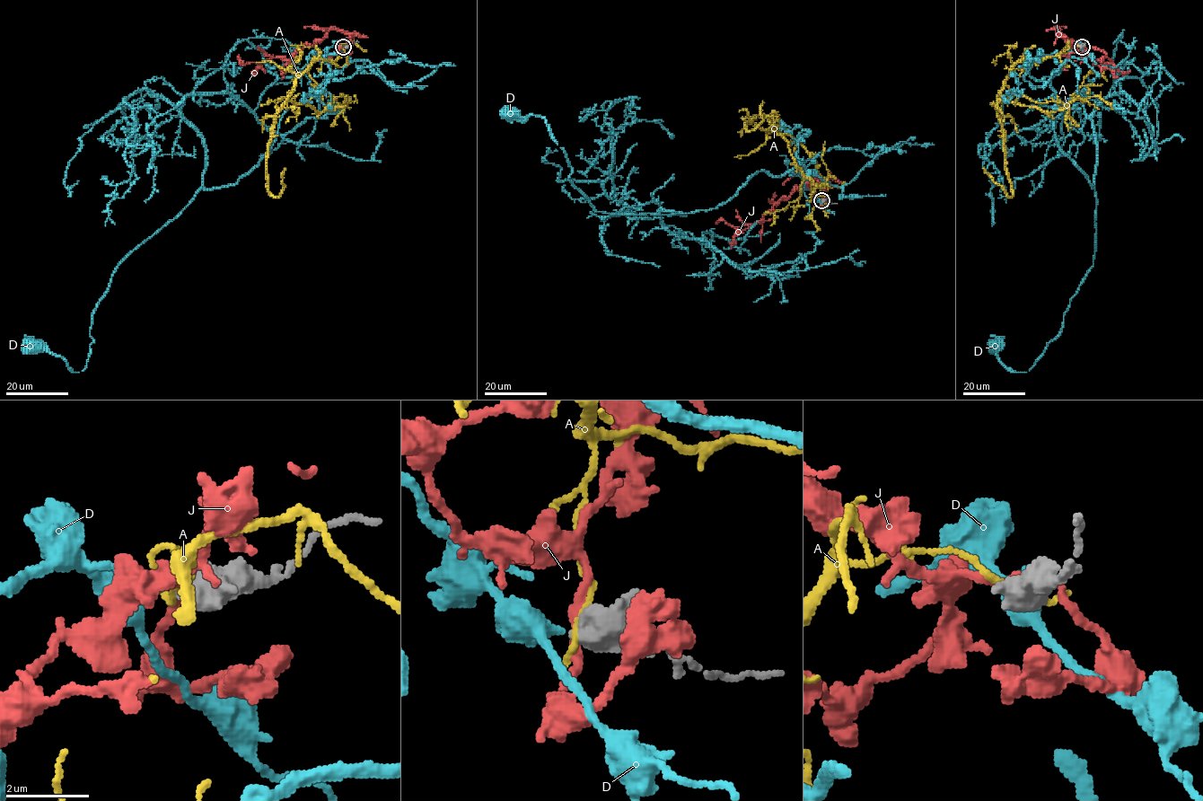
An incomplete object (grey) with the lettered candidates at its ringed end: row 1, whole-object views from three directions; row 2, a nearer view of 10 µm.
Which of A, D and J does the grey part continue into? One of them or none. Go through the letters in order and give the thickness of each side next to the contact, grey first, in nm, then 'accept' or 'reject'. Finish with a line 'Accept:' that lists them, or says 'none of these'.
A: calibres 750 and 110 nm; reject
D: calibres 600 and 360 nm; accept
J: calibres 750 and 220 nm; reject
Accept: D

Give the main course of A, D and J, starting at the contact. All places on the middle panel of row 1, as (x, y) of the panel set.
A: (822, 200), (823, 178), (816, 162), (768, 118), (786, 142), (803, 182), (800, 196), (775, 212), (769, 225)
D: (821, 200), (798, 168), (758, 171), (706, 210), (596, 211), (568, 180), (542, 118), (508, 112)
J: (822, 200), (828, 180), (807, 174), (789, 196), (743, 230), (722, 220), (716, 224)

